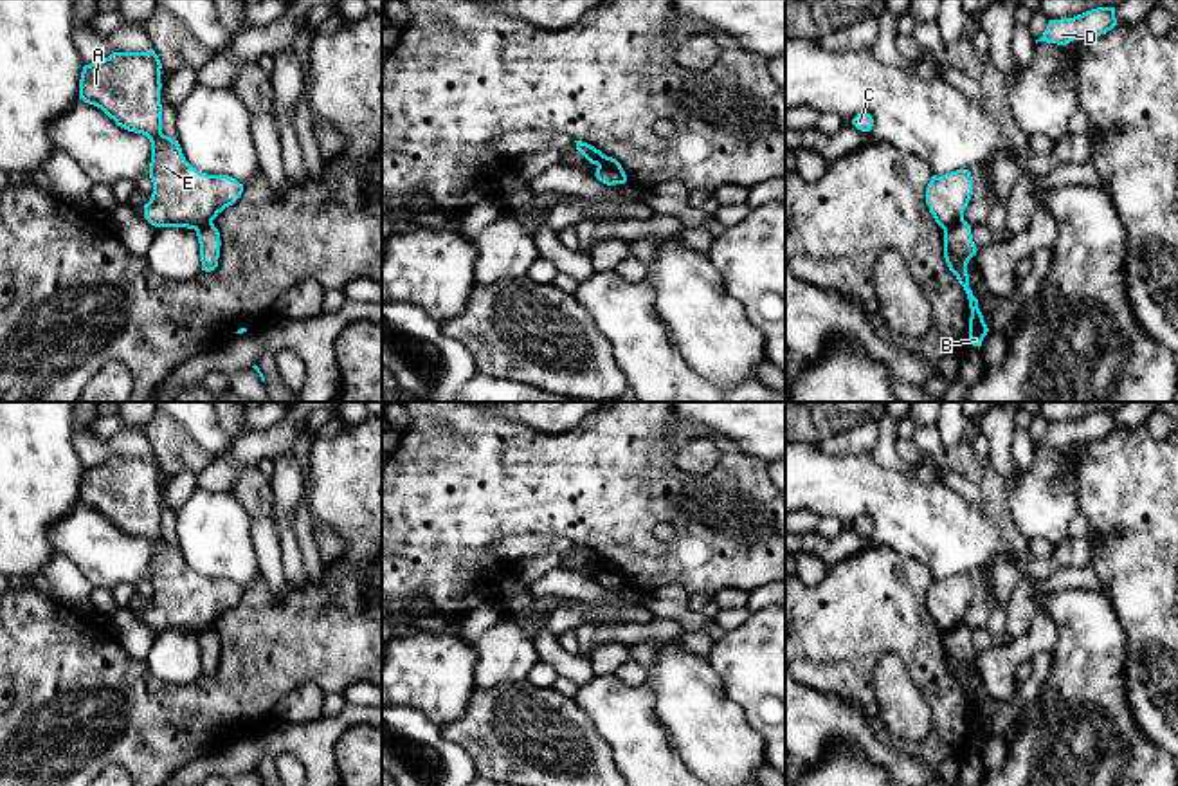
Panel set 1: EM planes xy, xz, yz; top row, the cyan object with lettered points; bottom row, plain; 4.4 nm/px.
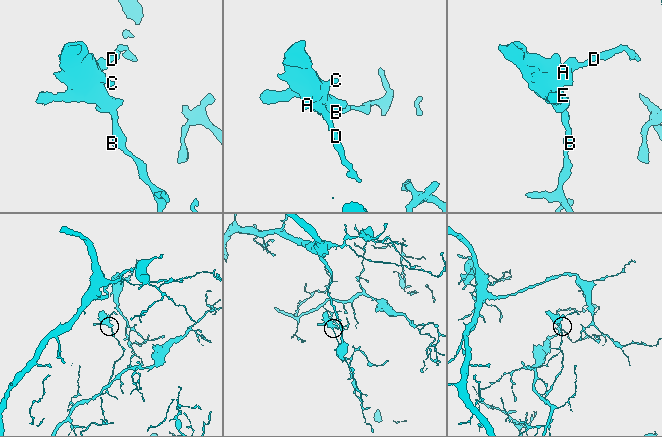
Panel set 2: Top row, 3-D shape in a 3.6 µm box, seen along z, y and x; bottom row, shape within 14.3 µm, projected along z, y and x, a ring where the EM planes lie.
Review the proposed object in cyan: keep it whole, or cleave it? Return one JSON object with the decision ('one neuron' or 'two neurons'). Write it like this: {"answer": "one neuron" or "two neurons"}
{"answer": "two neurons"}

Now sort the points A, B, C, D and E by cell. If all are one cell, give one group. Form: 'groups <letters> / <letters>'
groups A C D E / B

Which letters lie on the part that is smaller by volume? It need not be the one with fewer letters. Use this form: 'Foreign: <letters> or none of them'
Foreign: A, C, D, E

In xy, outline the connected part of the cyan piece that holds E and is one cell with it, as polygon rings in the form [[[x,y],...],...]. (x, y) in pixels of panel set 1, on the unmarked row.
[[[153,452],[146,456],[113,456],[97,467],[83,471],[79,503],[101,512],[117,530],[150,543],[153,597],[150,606],[144,608],[144,622],[155,631],[187,631],[196,635],[232,609],[241,600],[243,588],[229,579],[198,575],[186,564],[178,544],[162,537],[160,472],[162,467]]]

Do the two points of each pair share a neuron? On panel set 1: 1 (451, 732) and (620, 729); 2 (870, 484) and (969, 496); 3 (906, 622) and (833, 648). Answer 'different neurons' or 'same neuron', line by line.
1: different neurons
2: different neurons
3: same neuron

